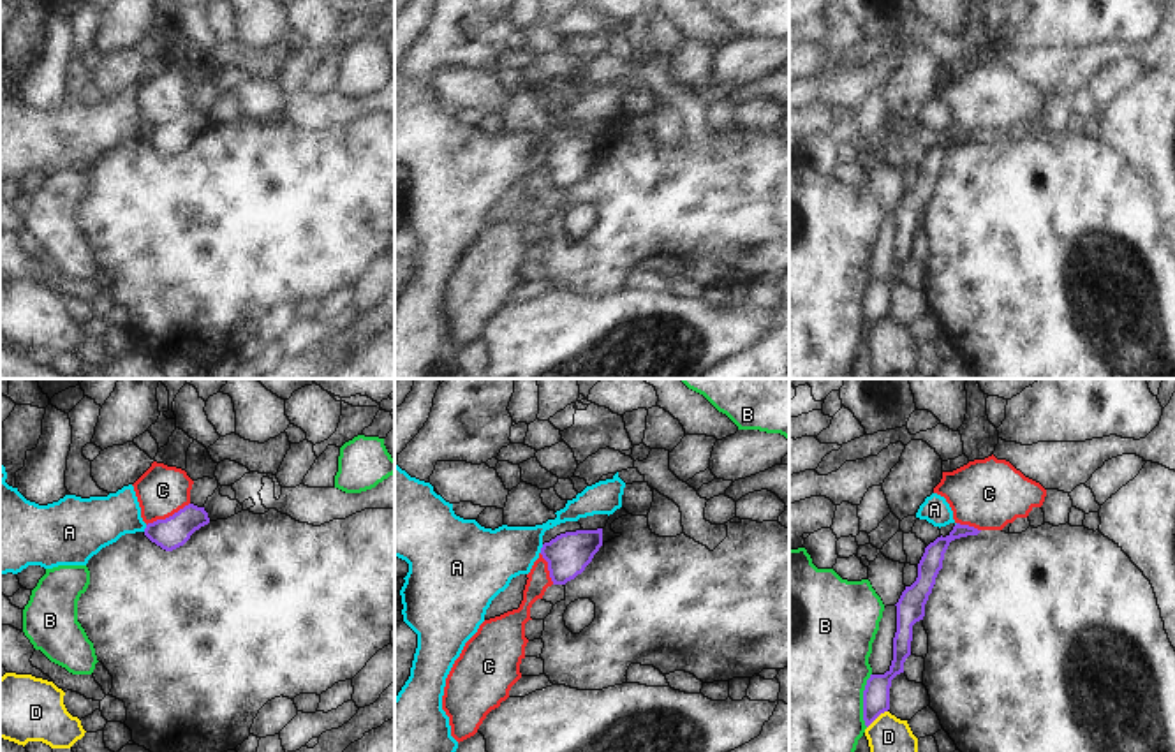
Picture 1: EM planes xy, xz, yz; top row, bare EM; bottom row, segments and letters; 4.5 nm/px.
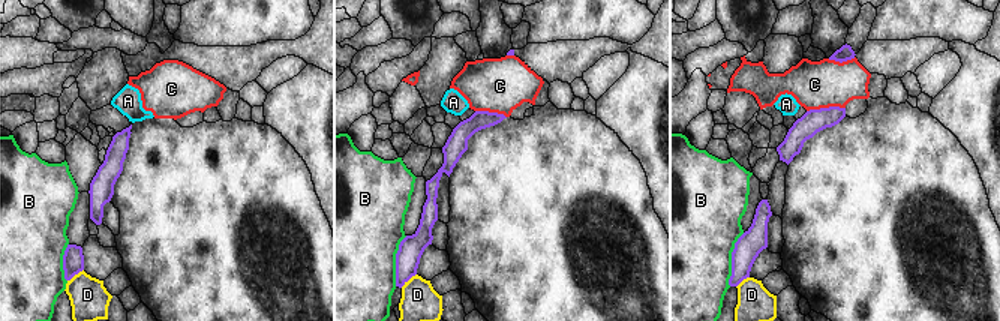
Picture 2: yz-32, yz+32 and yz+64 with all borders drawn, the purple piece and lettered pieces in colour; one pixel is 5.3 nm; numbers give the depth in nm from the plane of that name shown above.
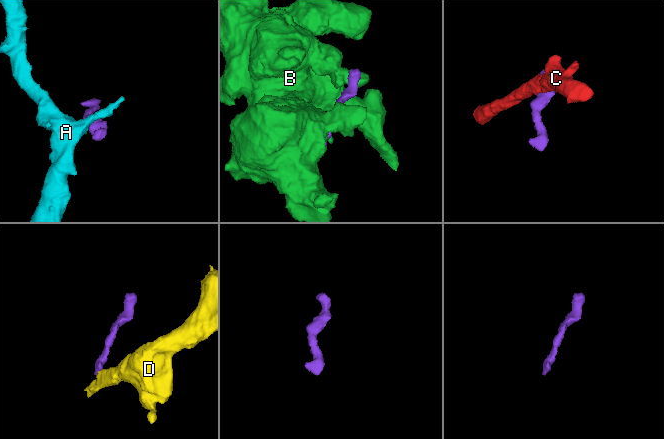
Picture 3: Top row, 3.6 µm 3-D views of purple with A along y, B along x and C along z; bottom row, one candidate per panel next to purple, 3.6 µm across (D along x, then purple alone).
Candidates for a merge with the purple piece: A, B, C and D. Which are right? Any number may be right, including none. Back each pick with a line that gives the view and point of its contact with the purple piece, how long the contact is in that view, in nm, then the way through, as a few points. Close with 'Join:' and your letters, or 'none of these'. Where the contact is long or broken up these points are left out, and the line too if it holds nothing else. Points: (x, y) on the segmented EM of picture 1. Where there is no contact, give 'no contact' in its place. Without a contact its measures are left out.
Join: none of these

